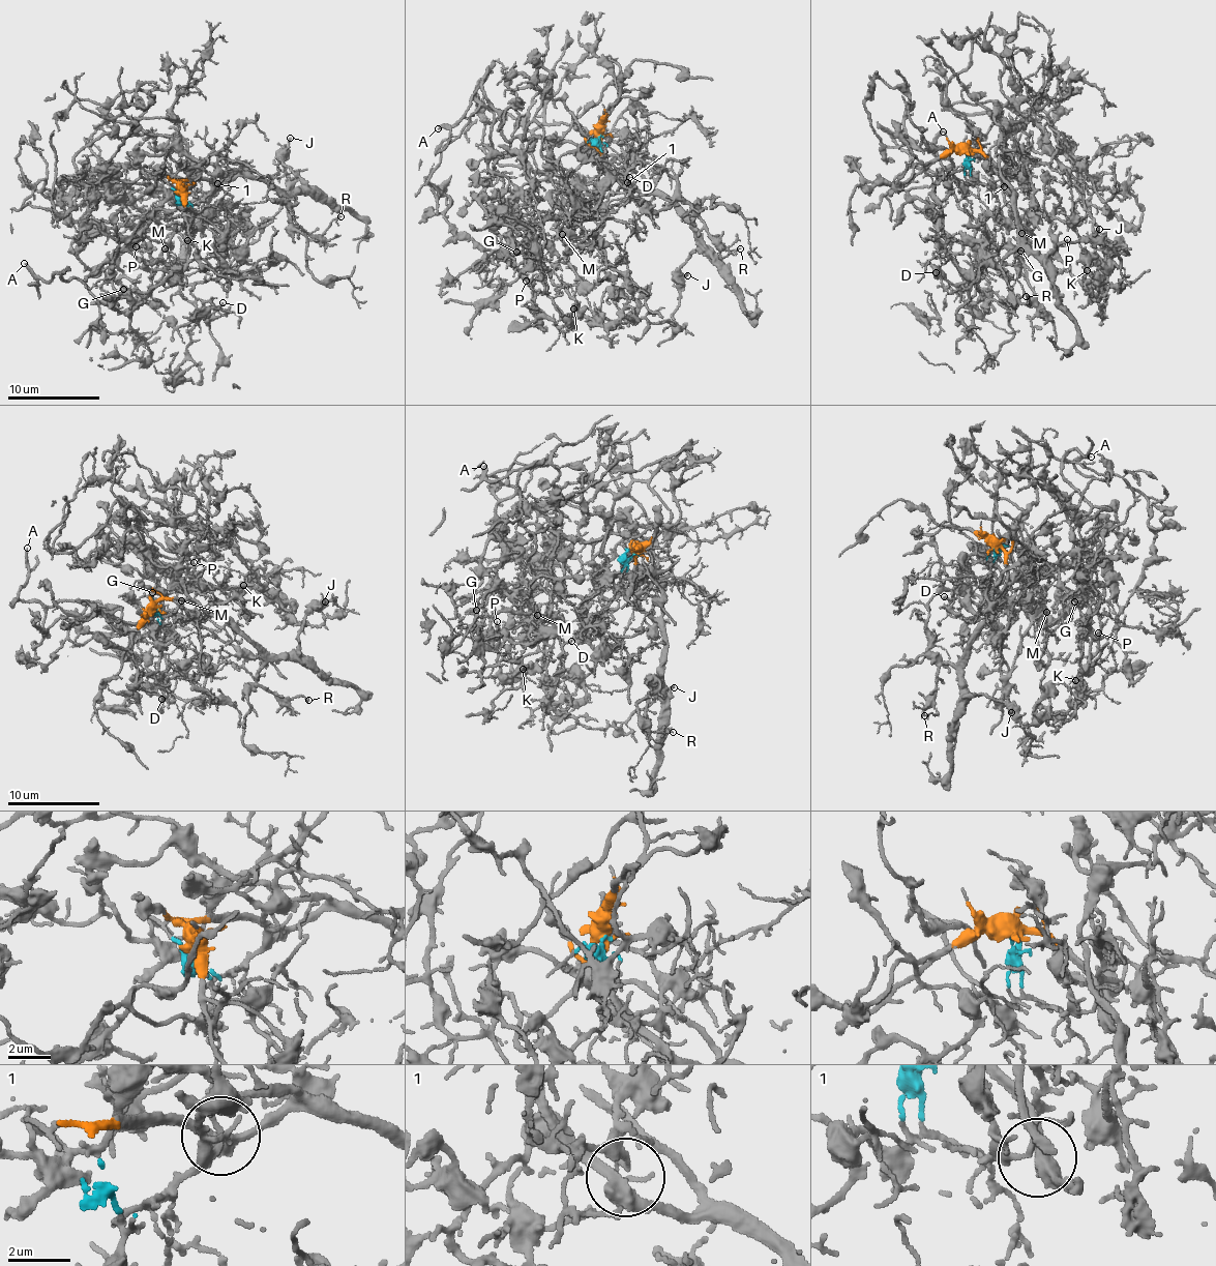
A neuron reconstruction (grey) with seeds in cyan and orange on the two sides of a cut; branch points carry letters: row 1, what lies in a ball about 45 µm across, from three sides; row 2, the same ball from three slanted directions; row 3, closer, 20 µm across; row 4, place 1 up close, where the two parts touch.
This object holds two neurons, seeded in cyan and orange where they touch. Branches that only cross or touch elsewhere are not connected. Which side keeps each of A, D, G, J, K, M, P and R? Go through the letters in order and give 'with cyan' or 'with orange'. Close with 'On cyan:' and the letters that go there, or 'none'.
A: with cyan
D: with cyan
G: with cyan
J: with orange
K: with cyan
M: with cyan
P: with cyan
R: with orange
On cyan: A, D, G, K, M, P

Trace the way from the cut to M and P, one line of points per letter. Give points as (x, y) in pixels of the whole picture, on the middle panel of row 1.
M: (602, 135), (611, 190), (606, 202), (551, 198), (574, 218), (574, 236), (562, 235)
P: (602, 135), (611, 190), (552, 195), (540, 229), (557, 257), (514, 240), (537, 247), (527, 282)

